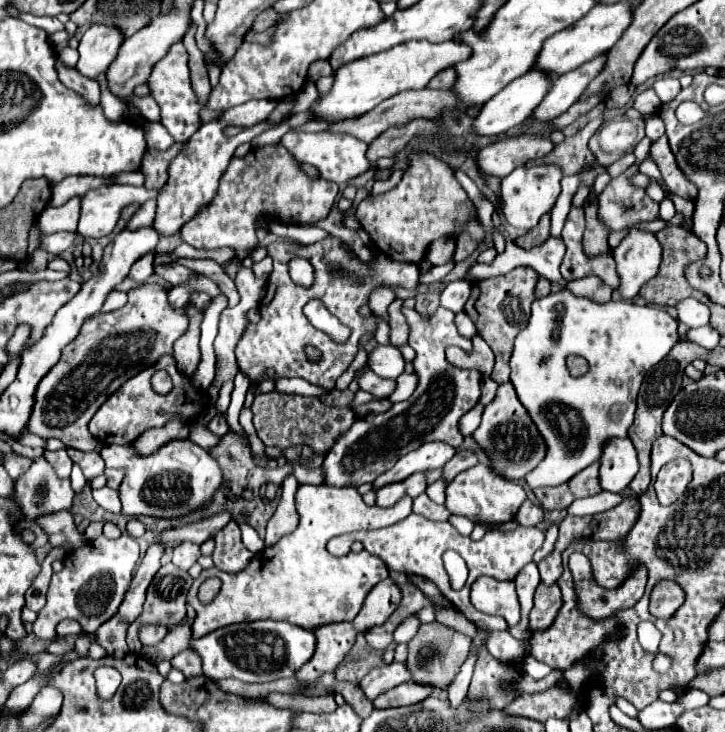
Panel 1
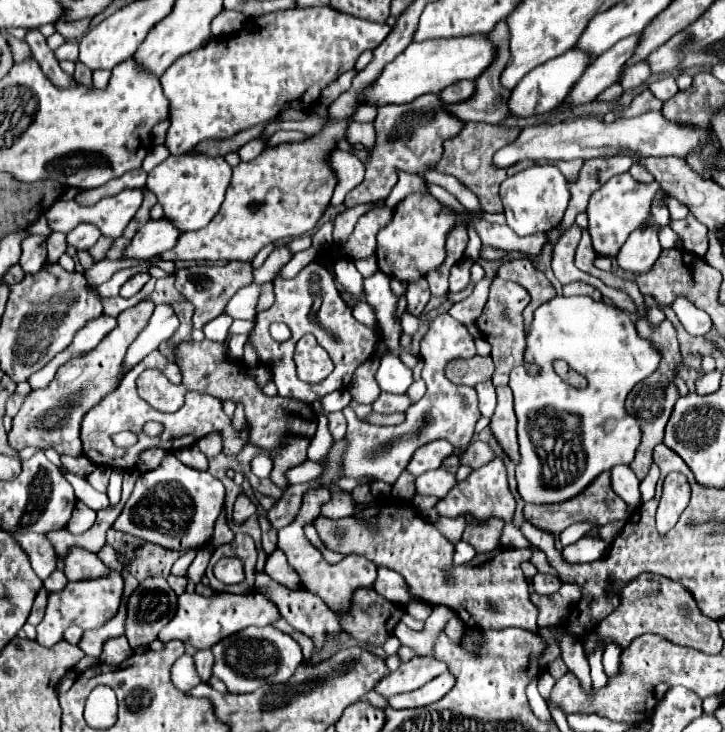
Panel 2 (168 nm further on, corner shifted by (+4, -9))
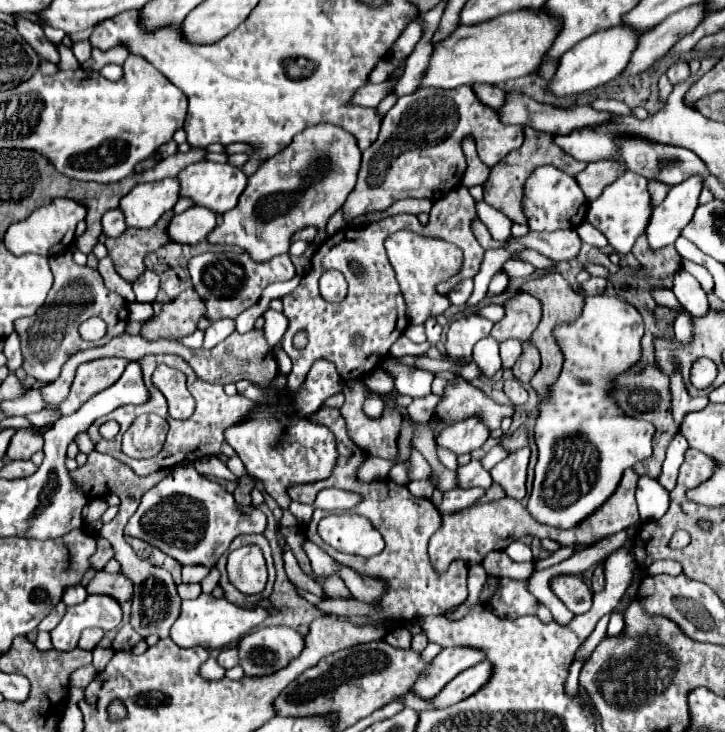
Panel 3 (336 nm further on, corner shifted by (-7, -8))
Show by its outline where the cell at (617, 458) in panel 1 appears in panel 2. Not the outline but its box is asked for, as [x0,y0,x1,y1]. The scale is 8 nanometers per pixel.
[611,465,641,507]

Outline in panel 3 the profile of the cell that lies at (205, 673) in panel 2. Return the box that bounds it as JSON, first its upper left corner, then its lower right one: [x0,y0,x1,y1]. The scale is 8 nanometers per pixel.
[218,648,236,668]

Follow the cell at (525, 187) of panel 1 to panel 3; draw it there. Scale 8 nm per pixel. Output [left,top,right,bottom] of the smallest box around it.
[522,166,588,230]

